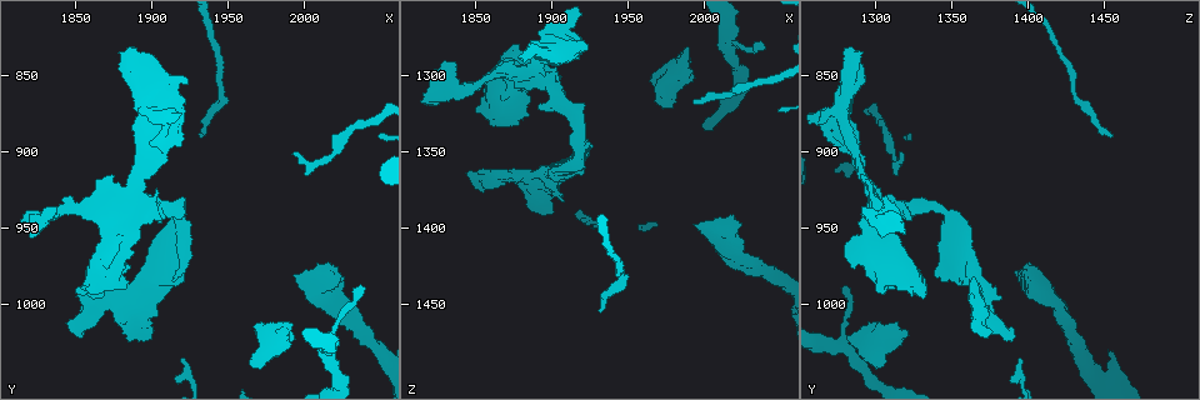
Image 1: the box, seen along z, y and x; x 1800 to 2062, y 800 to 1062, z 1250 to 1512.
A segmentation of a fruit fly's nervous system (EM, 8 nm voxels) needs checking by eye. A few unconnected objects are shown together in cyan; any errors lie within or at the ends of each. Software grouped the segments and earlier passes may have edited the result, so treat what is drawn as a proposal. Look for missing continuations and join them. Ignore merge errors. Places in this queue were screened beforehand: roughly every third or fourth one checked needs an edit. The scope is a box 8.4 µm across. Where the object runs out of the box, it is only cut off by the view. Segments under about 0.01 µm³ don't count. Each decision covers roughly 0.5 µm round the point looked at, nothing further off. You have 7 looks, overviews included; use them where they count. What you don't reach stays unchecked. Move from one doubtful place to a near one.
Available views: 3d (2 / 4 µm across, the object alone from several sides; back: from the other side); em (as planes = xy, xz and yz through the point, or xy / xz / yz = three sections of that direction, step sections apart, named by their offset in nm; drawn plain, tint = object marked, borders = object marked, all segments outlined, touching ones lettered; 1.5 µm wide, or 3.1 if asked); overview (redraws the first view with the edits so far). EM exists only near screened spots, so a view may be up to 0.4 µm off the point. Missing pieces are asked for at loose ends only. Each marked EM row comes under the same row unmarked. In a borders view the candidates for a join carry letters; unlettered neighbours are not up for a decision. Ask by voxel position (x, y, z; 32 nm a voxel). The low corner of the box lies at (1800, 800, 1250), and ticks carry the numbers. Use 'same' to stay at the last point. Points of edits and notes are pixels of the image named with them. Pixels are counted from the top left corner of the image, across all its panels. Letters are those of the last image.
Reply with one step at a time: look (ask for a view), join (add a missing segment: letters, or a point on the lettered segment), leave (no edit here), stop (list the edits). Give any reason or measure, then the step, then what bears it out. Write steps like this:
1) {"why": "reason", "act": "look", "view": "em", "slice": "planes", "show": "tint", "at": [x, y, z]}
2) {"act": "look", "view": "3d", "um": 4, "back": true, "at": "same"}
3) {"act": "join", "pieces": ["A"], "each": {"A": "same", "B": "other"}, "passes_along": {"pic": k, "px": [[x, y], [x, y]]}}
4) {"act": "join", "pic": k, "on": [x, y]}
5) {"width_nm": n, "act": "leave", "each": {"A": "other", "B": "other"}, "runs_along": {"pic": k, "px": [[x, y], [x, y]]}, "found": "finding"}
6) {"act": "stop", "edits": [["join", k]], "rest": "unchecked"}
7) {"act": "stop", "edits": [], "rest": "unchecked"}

{"why": "free end", "act": "look", "view": "em", "slice": "planes", "show": "borders", "at": [1988, 1020, 1280]}

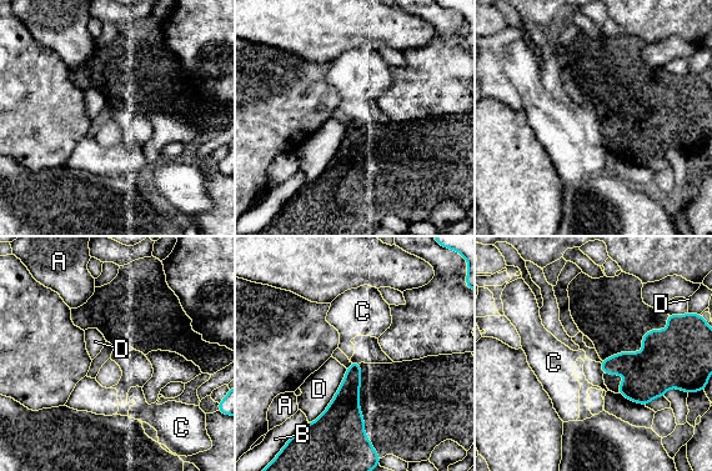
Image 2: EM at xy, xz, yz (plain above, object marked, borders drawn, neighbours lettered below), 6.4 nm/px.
{"act": "leave", "each": {"A": "other", "B": "other", "C": "other", "D": "other"}, "border": {"pic": 2, "px": [[598, 362], [603, 372]]}, "found": "no lettered segment goes on from it"}

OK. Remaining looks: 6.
{"why": "an open end", "act": "look", "view": "3d", "um": 4, "at": [1880, 834, 1288]}

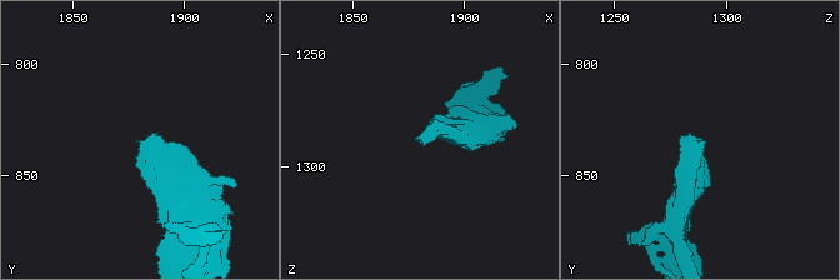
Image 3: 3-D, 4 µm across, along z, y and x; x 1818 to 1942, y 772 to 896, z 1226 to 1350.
{"why": "shape alone is not enough", "act": "look", "view": "em", "slice": "planes", "show": "borders", "at": [1879, 833, 1287]}

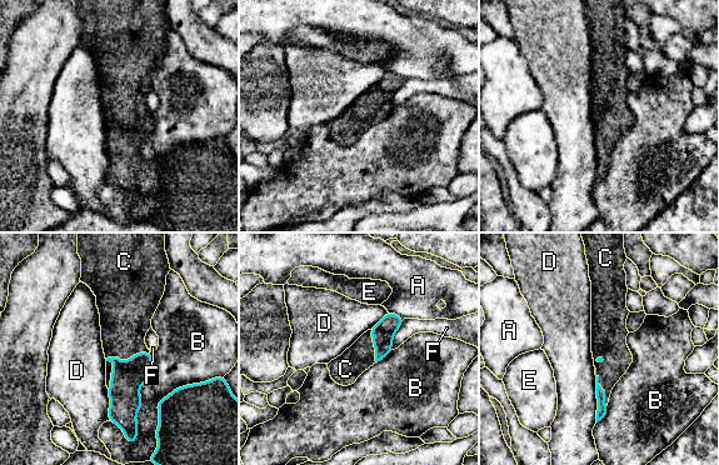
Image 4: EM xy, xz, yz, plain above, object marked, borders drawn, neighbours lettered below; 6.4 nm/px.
{"longest_contact_nm": ["B", 550], "act": "join", "pieces": ["C"], "each": {"A": "other", "B": "other", "C": "same", "D": "other", "E": "other", "F": "other"}, "found": "it goes on there"}

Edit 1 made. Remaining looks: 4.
{"why": "see it whole again", "act": "look", "view": "overview"}

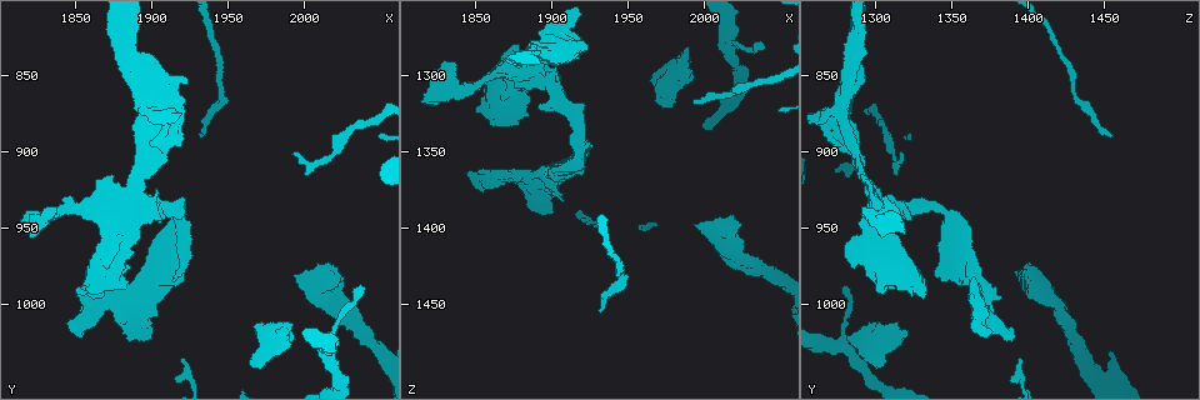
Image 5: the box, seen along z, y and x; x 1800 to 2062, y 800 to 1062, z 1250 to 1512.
{"why": "branch stops here", "act": "look", "view": "em", "slice": "planes", "show": "borders", "at": [1856, 990, 1302]}

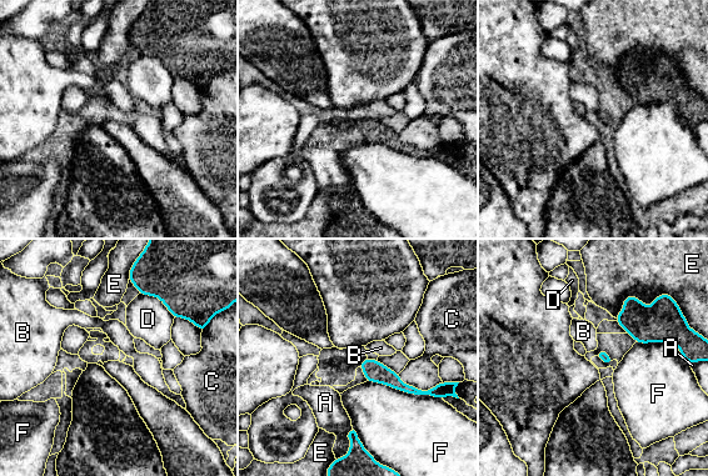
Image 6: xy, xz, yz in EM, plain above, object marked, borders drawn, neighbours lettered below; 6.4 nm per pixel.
{"act": "leave", "each": {"A": "other", "B": "other", "C": "other", "D": "other", "E": "other", "F": "other"}, "found": "none of them fits"}

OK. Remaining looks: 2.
{"act": "stop", "edits": [["join", 4]], "rest": "unchecked"}

